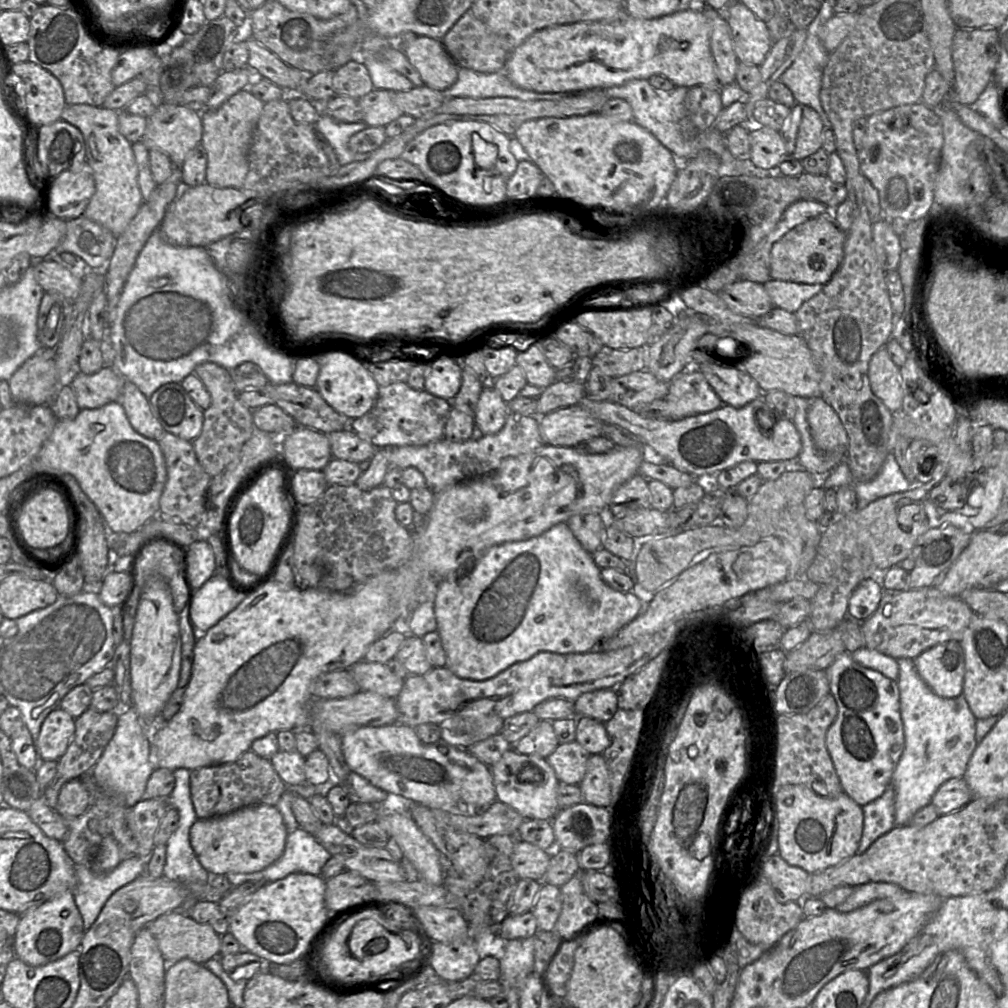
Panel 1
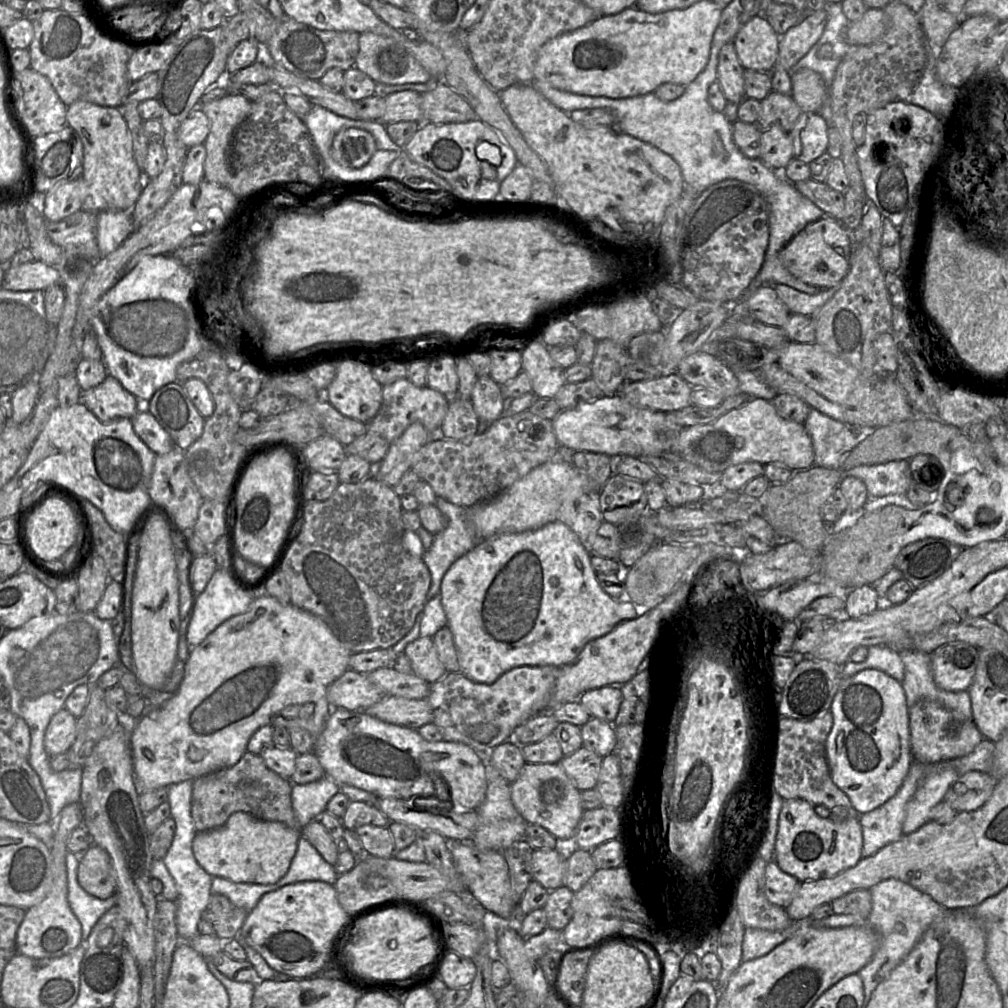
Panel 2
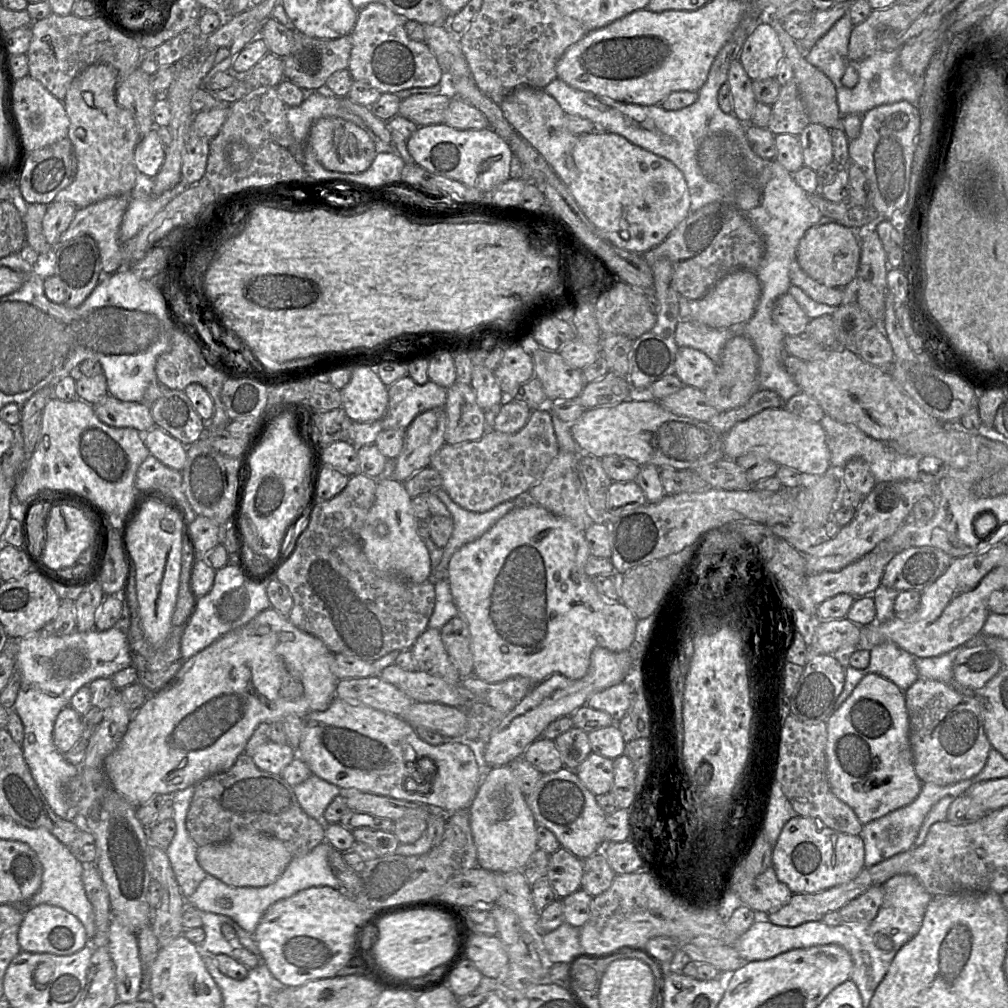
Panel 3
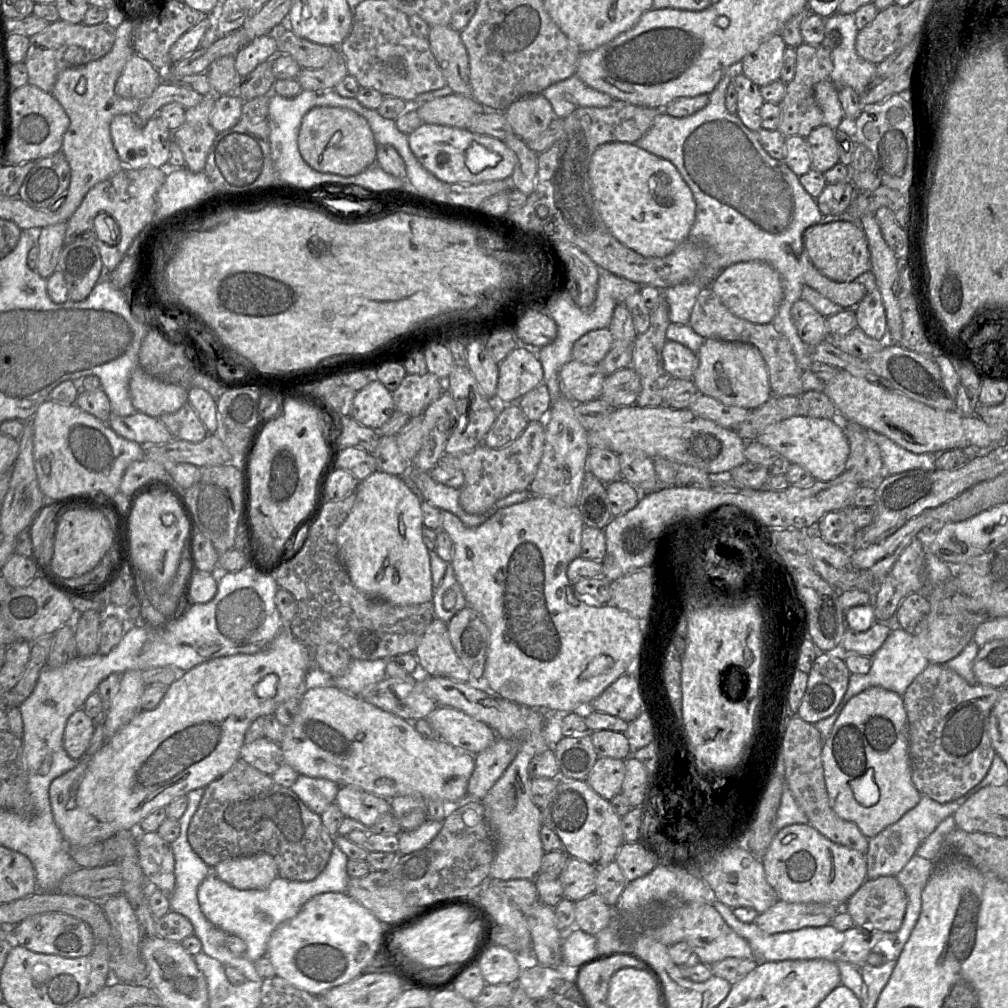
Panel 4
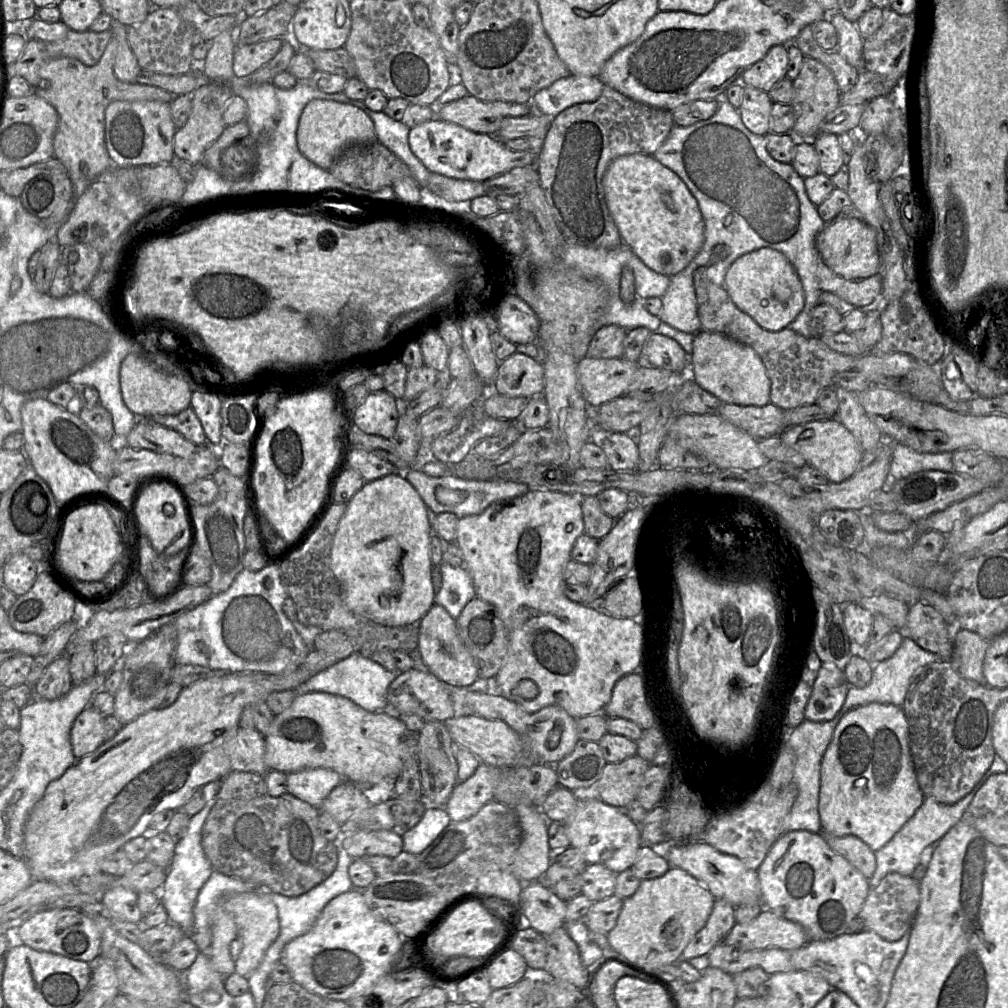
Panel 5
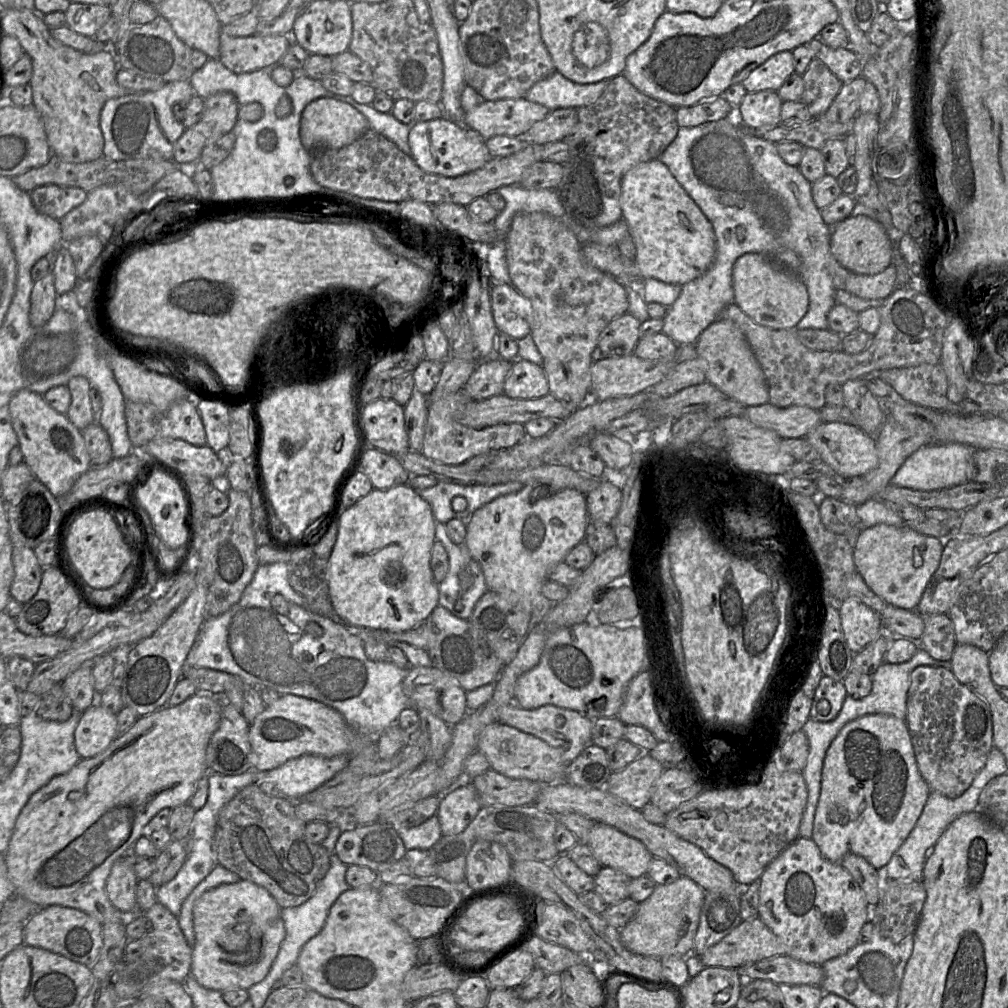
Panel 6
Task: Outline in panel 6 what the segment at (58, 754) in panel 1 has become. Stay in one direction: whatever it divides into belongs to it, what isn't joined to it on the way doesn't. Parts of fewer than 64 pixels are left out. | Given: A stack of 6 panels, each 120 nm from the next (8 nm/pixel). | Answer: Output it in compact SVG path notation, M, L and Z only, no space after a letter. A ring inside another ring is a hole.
M98 703L85 710L74 731L75 748L81 759L104 751L118 736L116 714Z

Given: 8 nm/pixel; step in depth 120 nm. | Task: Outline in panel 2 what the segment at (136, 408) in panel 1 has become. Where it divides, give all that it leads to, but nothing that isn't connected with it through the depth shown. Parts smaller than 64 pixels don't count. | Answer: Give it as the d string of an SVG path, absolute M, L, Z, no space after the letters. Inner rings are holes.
M140 409L131 422L135 433L156 455L167 454L175 447L168 432L146 409Z

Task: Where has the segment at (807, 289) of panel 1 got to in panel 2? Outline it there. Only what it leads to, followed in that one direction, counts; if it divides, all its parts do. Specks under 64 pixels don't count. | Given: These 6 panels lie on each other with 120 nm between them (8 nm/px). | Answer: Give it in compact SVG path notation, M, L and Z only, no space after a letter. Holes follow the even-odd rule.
M777 284L774 286L779 298L786 304L791 313L797 313L804 316L811 316L820 307L822 307L829 299L836 293L836 287L831 287L828 289L820 289L816 294L810 295L801 292L793 287L785 284Z

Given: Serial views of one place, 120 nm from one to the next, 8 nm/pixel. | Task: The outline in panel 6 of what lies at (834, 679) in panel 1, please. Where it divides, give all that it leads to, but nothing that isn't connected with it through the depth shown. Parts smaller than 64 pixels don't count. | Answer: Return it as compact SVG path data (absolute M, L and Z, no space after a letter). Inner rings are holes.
M885 714L859 717L840 730L826 751L820 797L810 839L830 862L841 864L846 854L854 853L880 869L889 862L914 828L930 793L931 789L916 762L906 720Z

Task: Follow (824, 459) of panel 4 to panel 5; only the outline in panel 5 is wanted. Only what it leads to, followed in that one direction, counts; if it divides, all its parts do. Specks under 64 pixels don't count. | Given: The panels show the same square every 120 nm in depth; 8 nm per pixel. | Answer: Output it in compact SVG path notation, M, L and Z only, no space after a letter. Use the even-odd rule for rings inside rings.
M837 417L790 426L779 437L786 445L798 451L807 461L807 465L821 471L830 483L840 483L851 477L858 469L864 454L854 436Z

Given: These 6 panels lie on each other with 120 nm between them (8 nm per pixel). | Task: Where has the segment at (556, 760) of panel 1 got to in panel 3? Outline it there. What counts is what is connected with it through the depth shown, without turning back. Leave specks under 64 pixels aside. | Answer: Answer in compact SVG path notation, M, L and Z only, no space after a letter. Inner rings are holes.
M592 752L575 770L594 795L610 793L614 784L613 760Z

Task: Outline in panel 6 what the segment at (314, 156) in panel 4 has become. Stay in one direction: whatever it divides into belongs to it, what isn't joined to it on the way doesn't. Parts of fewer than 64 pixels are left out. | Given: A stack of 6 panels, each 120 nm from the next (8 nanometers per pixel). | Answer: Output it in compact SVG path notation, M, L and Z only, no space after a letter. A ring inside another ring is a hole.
M321 97L310 102L303 110L300 120L300 140L307 151L339 149L359 138L368 130L367 118L352 105Z

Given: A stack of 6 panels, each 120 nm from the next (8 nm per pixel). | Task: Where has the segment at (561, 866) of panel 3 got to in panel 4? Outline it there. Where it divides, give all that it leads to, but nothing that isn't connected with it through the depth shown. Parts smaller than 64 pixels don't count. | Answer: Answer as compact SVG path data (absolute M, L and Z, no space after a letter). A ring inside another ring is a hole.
M574 857L568 860L558 875L564 897L576 902L596 893L597 868Z

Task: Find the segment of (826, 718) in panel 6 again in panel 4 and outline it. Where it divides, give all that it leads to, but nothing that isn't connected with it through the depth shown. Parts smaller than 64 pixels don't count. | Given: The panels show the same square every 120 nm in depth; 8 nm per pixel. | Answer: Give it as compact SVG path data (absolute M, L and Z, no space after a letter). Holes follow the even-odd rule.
M838 654L818 655L808 674L797 715L811 724L832 715L847 691L849 677L850 672Z

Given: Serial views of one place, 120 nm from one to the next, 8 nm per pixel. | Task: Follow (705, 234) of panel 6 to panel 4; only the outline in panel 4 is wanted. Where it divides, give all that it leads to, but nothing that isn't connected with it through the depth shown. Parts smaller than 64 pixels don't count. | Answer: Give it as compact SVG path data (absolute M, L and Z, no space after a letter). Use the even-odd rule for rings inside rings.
M608 142L592 155L591 190L605 224L622 244L645 257L664 257L690 235L696 217L693 193L676 166L636 143Z

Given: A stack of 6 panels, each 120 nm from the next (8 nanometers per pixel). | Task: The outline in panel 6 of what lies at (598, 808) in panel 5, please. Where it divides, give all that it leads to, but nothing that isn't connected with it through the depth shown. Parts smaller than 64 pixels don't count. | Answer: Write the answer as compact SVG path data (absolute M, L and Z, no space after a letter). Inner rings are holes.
M603 823L594 824L586 844L602 867L611 867L630 879L645 875L653 857L641 841Z

